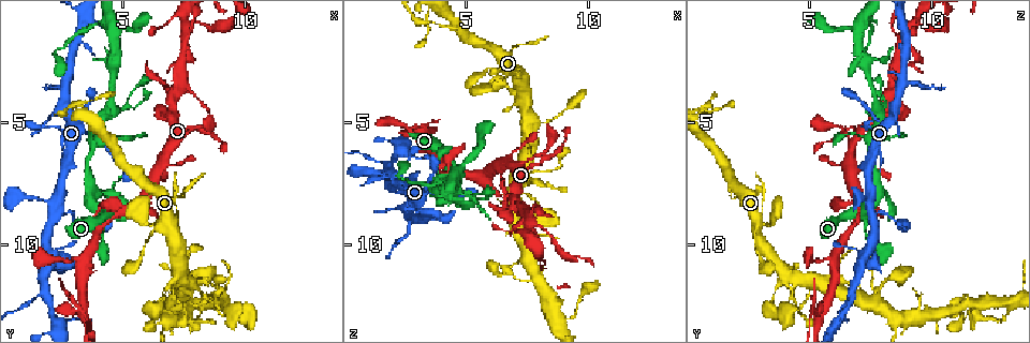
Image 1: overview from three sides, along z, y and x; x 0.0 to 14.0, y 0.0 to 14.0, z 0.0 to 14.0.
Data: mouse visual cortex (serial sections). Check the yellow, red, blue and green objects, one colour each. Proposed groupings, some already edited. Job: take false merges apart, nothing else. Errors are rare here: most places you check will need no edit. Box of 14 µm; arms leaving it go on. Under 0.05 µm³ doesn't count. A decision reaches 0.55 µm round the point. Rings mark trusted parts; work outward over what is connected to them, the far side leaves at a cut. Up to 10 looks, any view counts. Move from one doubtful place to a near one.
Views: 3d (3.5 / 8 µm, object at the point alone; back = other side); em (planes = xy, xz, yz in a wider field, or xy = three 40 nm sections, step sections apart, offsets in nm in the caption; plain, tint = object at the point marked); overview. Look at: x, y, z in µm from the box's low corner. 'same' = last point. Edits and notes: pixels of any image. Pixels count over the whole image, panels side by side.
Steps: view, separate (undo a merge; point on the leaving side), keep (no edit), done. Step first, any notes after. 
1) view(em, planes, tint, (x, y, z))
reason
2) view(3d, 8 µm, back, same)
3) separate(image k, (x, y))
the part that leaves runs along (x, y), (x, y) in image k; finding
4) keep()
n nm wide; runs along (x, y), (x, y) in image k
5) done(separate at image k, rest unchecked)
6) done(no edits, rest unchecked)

view(3d, 3.5 µm, (4.1, 9.2, 6.7))
three-way junction

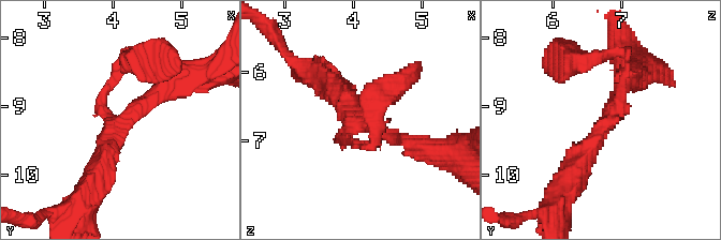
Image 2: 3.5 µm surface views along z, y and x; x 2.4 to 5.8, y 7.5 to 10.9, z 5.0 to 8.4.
view(em, xy, step 3, tint, (4.10, 9.25, 6.75))
3 arms; arms of 150, 200, 350 nm; now the EM

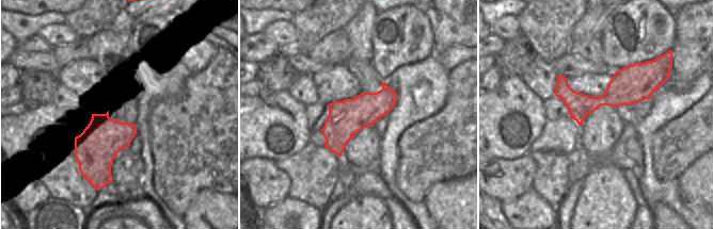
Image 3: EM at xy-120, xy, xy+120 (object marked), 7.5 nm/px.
view(em, xy, step 5, tint, same)

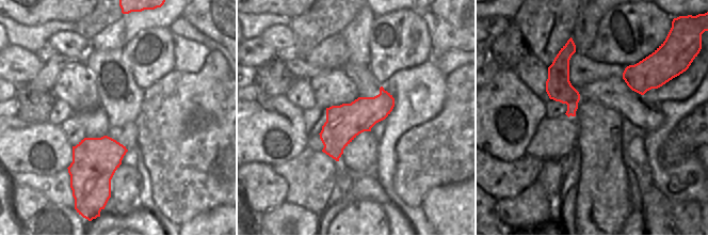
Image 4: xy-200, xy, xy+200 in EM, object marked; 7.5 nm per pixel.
keep()
runs along (173, 76), (111, 132), (93, 178) in image 2; continuous, no second cell

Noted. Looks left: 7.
view(3d, 3.5 µm, (1.8, 12.0, 6.7))
branch point

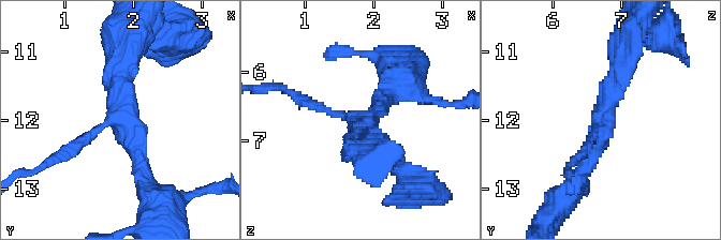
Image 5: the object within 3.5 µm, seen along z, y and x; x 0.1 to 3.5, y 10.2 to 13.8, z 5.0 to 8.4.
view(em, xy, step 1, tint, (1.85, 11.90, 6.75))
now the EM

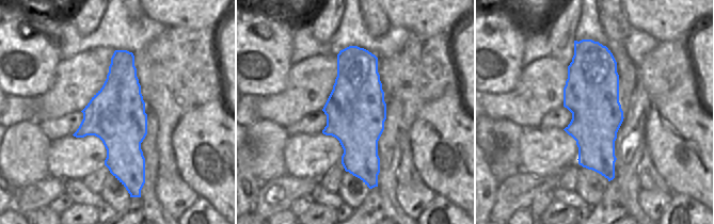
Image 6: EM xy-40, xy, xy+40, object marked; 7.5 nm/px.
keep()
arms of 150, 250, 300 nm; runs along (626, 48), (578, 177) in image 5; one cell here

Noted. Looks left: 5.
view(3d, 3.5 µm, (4.7, 2.6, 7.4))
abrupt turn

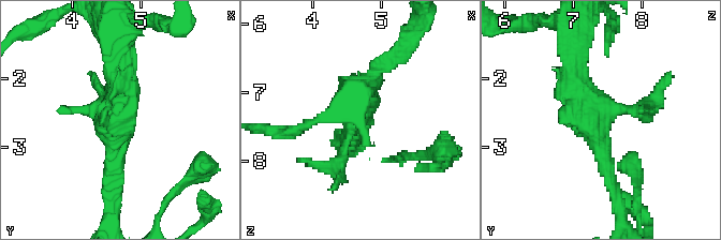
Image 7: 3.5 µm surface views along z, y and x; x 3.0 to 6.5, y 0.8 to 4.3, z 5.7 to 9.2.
view(em, planes, tint, (4.65, 2.60, 7.30))

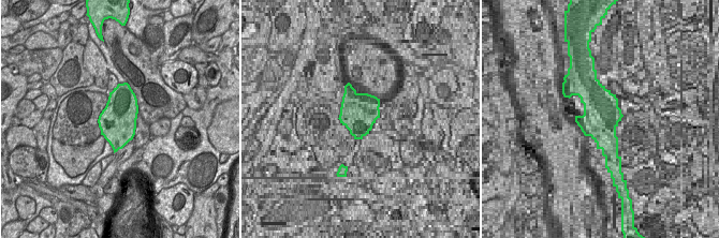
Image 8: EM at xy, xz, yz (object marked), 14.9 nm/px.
keep()
runs along (616, 190), (572, 55) in image 7; one cell here

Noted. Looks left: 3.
done(no edits, rest unchecked)

